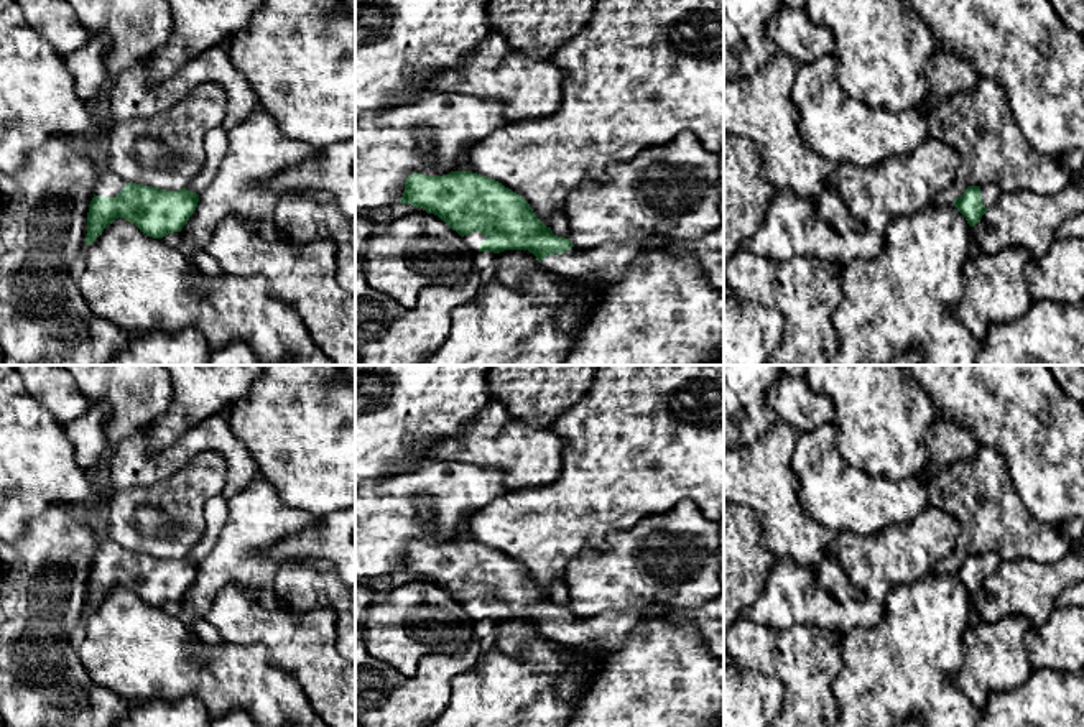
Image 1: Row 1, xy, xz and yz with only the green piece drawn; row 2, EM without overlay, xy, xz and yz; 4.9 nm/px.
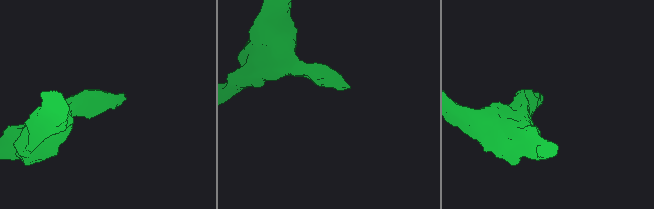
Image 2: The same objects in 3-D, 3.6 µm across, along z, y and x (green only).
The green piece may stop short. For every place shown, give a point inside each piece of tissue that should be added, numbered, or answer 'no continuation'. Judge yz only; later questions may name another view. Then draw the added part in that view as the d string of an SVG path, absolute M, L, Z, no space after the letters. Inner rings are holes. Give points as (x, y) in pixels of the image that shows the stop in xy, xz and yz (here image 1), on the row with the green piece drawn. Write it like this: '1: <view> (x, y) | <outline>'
1: yz (991, 193) | M980 184L982 204L989 209L995 204L1002 189L997 184Z

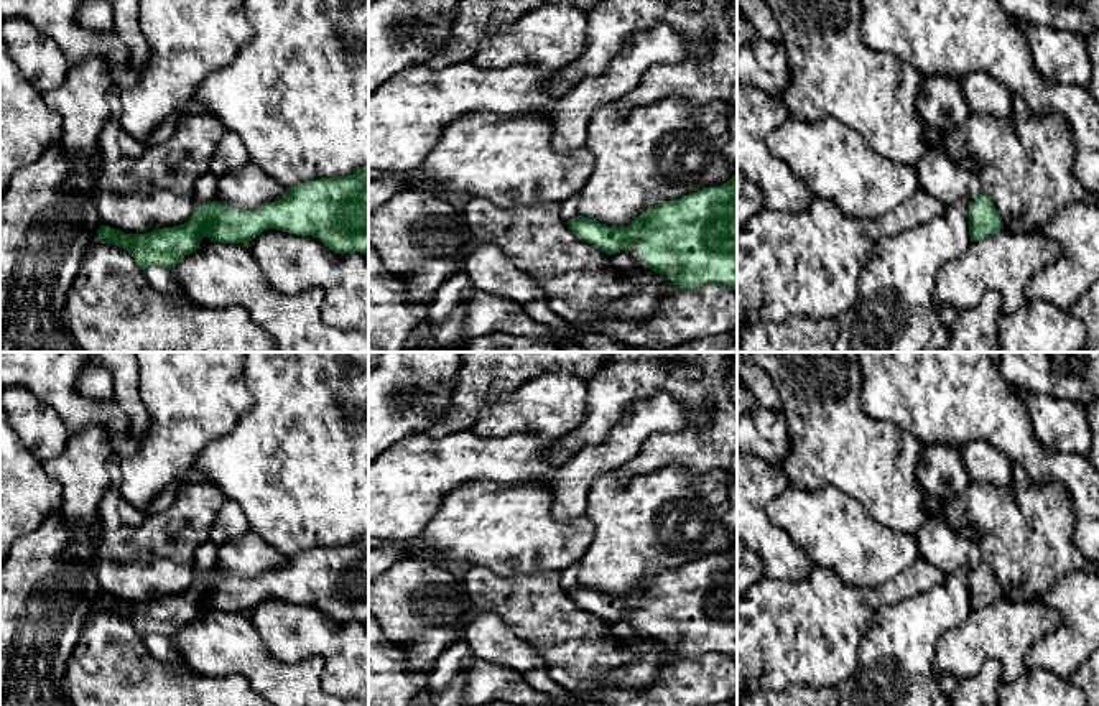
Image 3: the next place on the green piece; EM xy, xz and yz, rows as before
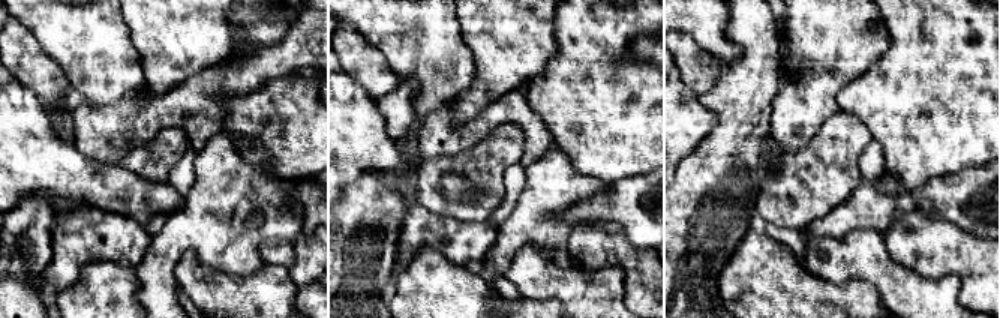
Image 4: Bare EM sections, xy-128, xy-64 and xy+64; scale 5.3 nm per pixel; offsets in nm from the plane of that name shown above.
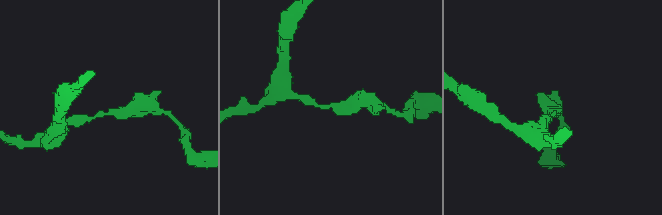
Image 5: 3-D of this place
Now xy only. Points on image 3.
no continuation

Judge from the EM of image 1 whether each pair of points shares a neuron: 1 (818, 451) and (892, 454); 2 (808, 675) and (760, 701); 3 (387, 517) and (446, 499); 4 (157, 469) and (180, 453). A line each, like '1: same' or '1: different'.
1: different
2: different
3: same
4: same

